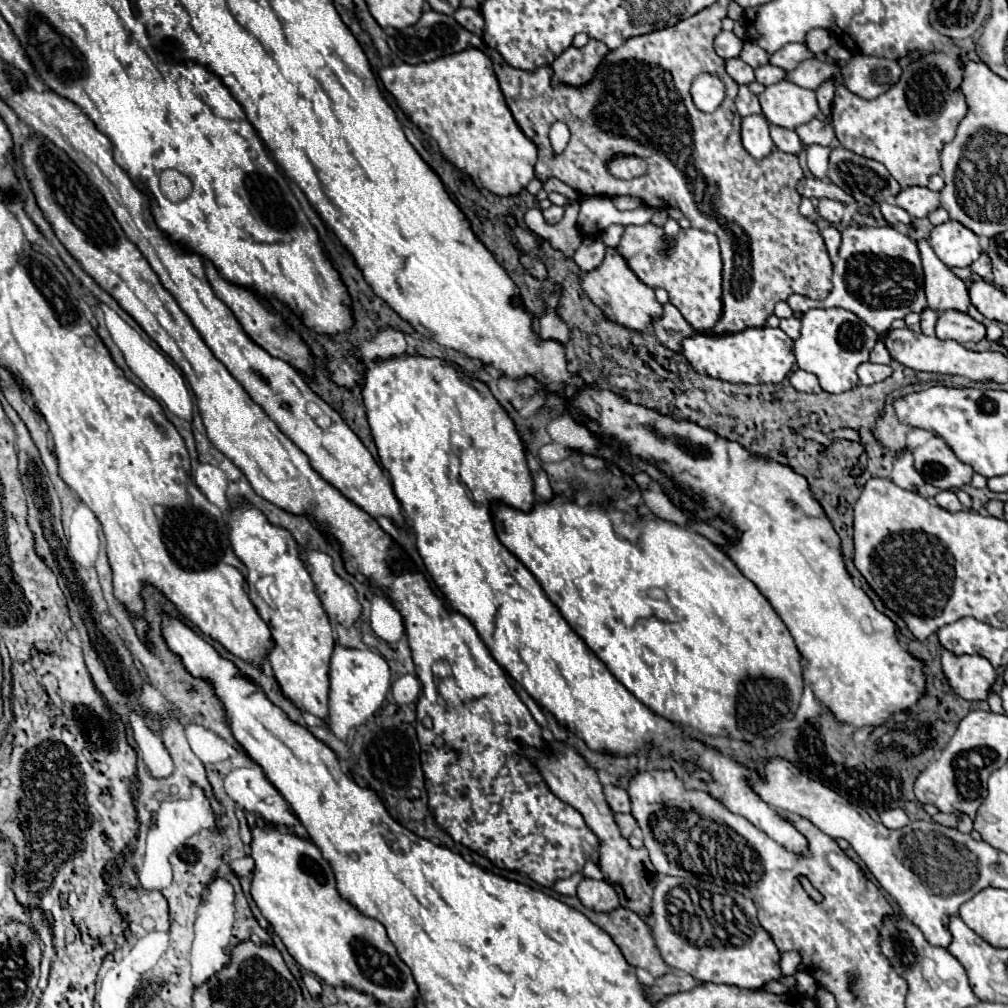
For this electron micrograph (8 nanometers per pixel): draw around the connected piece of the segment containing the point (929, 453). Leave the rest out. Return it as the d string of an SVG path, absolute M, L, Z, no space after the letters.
M940 436L930 438L926 444L918 446L912 454L914 454L914 468L924 478L924 482L940 490L962 488L972 480L974 468L958 460L958 456Z

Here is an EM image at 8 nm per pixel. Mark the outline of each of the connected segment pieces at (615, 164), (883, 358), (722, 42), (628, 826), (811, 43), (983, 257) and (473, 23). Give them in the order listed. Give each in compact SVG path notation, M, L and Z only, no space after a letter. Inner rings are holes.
M618 154L618 156L612 156L608 160L608 170L616 178L632 180L632 178L644 176L648 172L648 164L640 156L624 156L624 154Z
M878 342L878 344L872 348L870 362L874 362L874 364L890 364L890 362L892 362L892 358L890 358L890 354L888 354L888 350L886 350L886 346L884 346L882 342Z
M720 32L716 36L716 42L714 42L714 48L716 48L716 54L724 60L728 58L738 58L742 48L744 48L744 42L734 34L734 32Z
M616 814L616 822L618 822L618 826L620 826L620 830L622 830L624 836L630 836L632 830L634 830L634 826L638 826L632 814Z
M816 28L816 30L810 30L806 34L806 46L814 52L814 54L820 54L820 52L826 52L832 44L836 42L836 38L832 40L832 34L824 28Z
M982 252L982 254L980 254L980 258L970 266L970 270L972 270L972 272L976 272L978 276L982 276L984 280L990 280L990 276L992 276L992 262L990 262L988 254L986 254L986 252Z
M460 8L460 10L454 12L454 18L456 18L466 30L470 30L472 34L482 36L482 32L484 32L484 18L482 18L482 14L480 14L478 10L464 10L464 8Z

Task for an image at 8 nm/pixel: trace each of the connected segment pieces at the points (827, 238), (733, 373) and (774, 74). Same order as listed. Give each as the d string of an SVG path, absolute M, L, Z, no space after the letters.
M828 226L828 228L822 230L822 238L826 242L826 248L828 248L831 261L835 261L840 248L840 232L834 226Z
M748 328L744 332L726 336L696 334L684 340L684 356L698 374L708 374L732 384L776 384L782 382L792 370L794 342L780 328Z
M772 64L760 66L754 72L756 72L756 82L760 82L764 86L772 86L772 84L778 84L778 82L782 82L782 80L788 78L786 70L778 68L778 66L772 66Z

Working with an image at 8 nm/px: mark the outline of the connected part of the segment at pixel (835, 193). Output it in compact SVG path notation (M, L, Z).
M802 178L798 182L798 192L800 192L800 196L806 196L806 198L832 198L832 200L838 200L842 204L854 202L854 198L848 192L844 192L842 188L838 188L830 180Z

